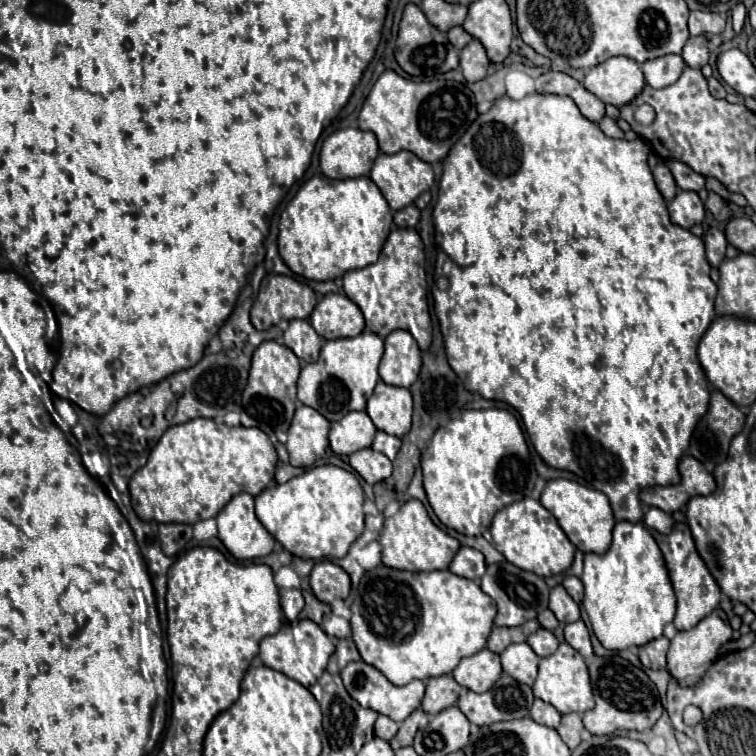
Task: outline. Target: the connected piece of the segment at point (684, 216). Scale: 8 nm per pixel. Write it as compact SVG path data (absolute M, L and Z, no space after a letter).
M678 191L676 197L668 203L670 221L684 229L690 229L704 219L704 203L694 191Z

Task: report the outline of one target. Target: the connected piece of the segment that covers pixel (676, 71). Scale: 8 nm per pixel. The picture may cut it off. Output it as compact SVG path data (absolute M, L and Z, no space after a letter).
M664 55L642 65L642 73L648 85L654 89L662 89L664 85L672 85L678 81L680 73L684 71L684 61L680 55Z

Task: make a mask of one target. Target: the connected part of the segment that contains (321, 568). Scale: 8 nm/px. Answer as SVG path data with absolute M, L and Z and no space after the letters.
M318 561L310 573L310 587L318 601L330 605L332 601L350 595L350 577L332 561Z

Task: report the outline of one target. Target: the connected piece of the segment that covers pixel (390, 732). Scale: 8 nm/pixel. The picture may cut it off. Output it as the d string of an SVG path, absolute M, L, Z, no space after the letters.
M384 715L378 717L378 721L376 721L376 725L374 725L374 735L376 735L376 737L380 737L380 739L384 739L384 741L390 741L390 739L396 735L396 731L398 731L398 723L394 723L392 719L388 719L388 717L384 717Z

